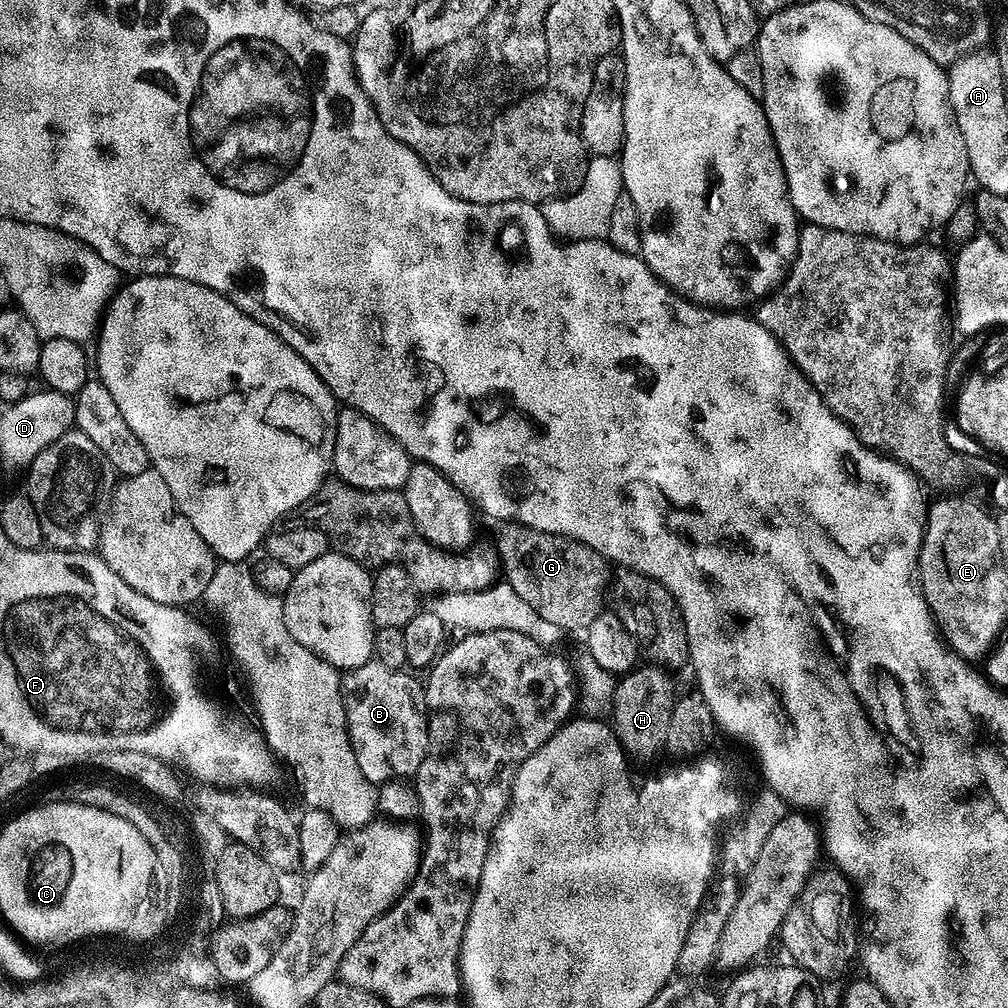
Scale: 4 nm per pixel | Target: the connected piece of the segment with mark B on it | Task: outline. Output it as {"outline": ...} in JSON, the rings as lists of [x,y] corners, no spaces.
{"outline":[[[375,658],[357,668],[347,669],[343,673],[340,693],[344,695],[348,740],[352,743],[354,758],[358,758],[358,770],[366,774],[371,784],[379,786],[395,781],[397,778],[415,777],[418,766],[430,751],[430,745],[428,745],[429,713],[422,699],[422,684],[411,675],[415,676],[411,671],[391,668]]]}

